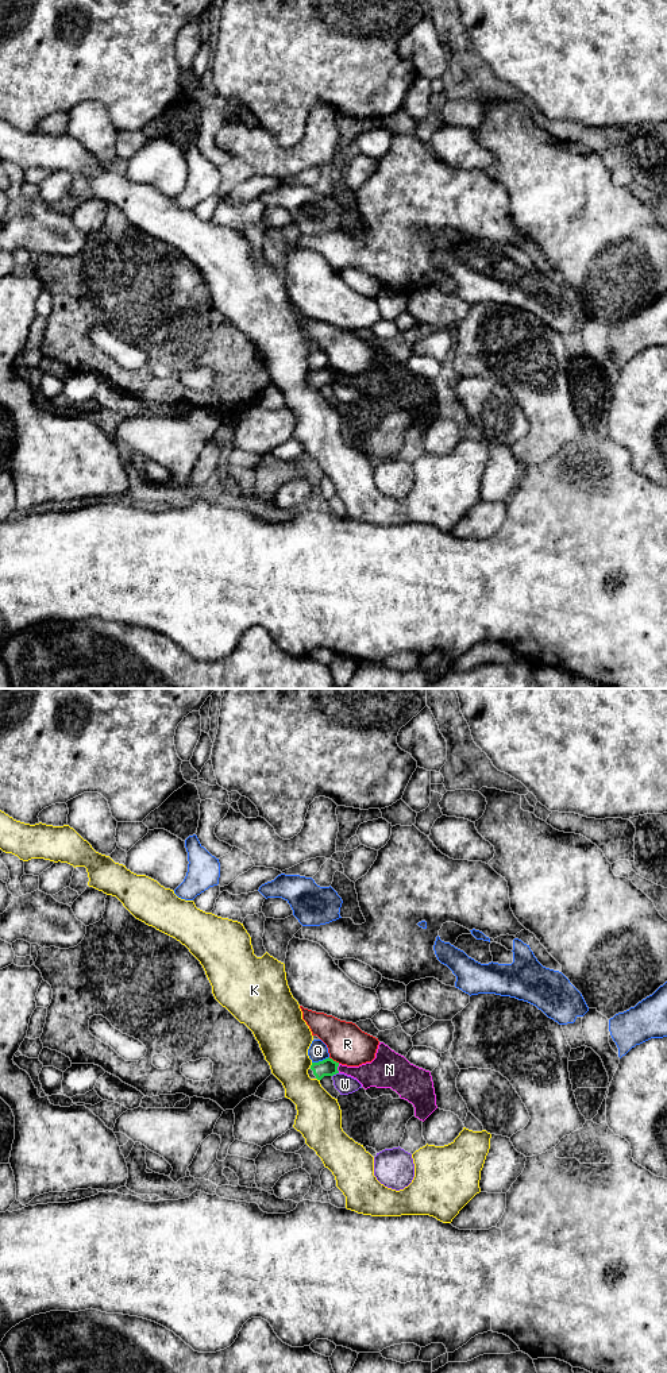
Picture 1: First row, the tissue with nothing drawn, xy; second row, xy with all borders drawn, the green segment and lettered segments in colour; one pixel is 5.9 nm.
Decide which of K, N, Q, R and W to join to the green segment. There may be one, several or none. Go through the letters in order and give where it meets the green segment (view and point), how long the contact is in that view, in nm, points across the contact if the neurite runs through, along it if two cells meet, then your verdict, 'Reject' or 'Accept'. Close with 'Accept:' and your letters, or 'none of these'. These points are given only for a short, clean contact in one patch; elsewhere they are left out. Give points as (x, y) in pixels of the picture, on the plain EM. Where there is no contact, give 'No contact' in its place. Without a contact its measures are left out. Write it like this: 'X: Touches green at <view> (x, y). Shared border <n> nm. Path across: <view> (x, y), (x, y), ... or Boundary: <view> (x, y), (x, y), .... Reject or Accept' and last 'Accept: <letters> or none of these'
K: Touches green at xy (311, 374). Shared border 40 nm. Boundary: xy (312, 371), (309, 375). Reject
N: Touches green at xy (336, 377). Shared border 60 nm. Boundary: xy (339, 373), (338, 381). Reject
Q: Touches green at xy (320, 370). Shared border 110 nm. Reject
R: Touches green at xy (332, 369). Shared border 80 nm. Reject
W: Touches green at xy (335, 382). Shared border 50 nm. Reject
Accept: none of these

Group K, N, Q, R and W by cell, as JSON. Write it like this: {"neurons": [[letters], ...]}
{"neurons": [["K"], ["N"], ["Q"], ["R"], ["W"]]}

